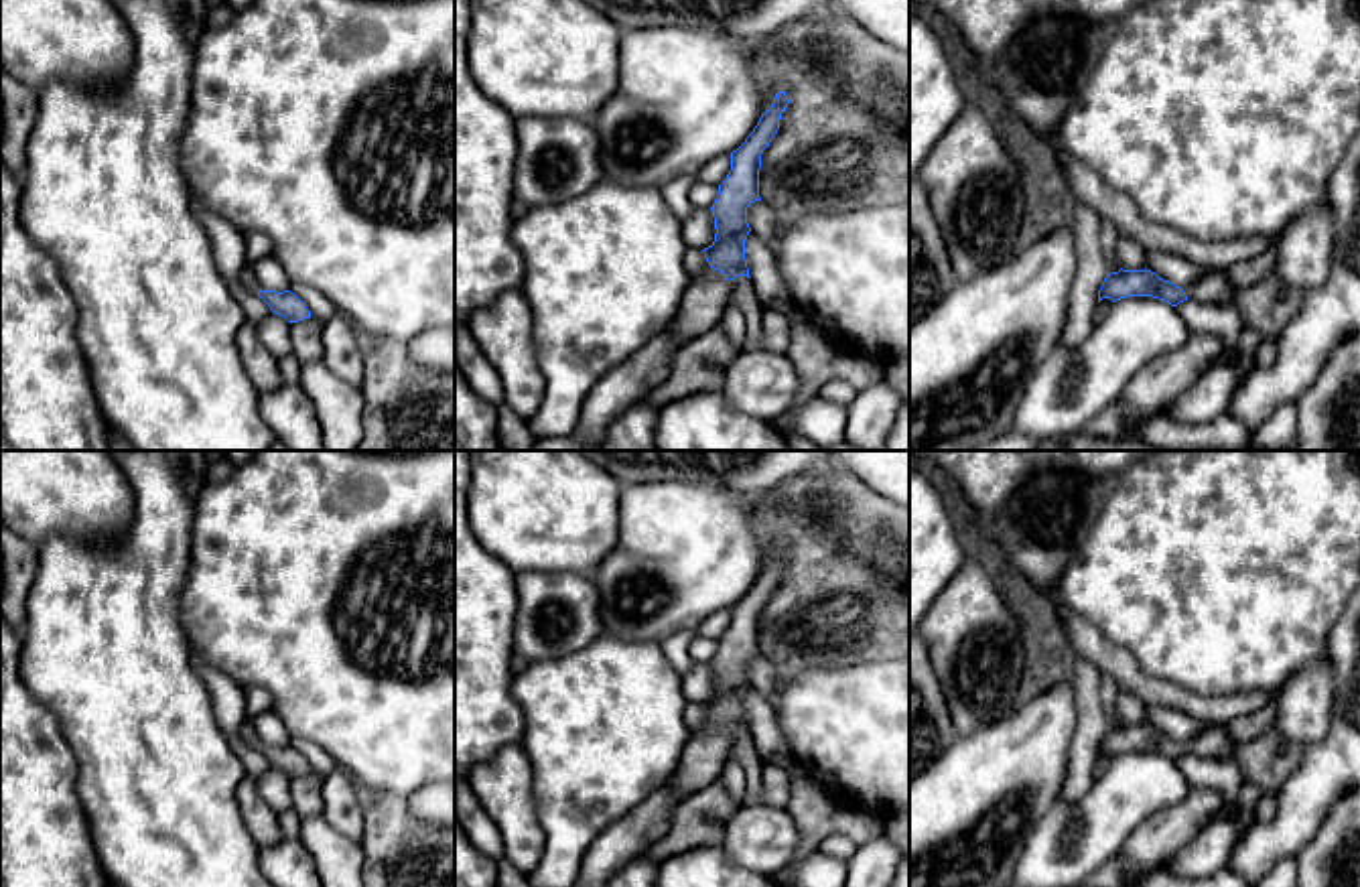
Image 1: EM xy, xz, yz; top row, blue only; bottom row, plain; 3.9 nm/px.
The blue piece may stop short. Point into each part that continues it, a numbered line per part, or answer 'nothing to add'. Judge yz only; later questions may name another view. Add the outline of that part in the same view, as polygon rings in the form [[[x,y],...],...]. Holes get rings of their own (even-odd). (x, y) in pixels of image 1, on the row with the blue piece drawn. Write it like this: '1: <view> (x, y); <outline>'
1: yz (1216, 287); [[[1212,270],[1200,282],[1181,288],[1187,298],[1198,302],[1234,304],[1236,292],[1232,288],[1228,270]]]

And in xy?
1: xy (248, 281); [[[246,266],[240,274],[240,284],[252,292],[260,292],[260,290],[266,290],[258,280],[256,276],[252,274],[250,266]]]

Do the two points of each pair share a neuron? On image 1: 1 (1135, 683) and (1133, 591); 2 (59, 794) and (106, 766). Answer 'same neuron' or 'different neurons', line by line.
1: different neurons
2: different neurons

